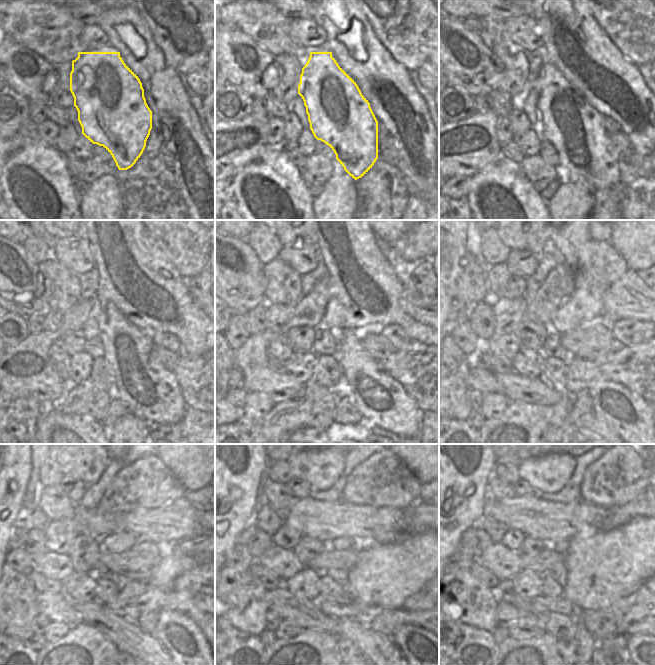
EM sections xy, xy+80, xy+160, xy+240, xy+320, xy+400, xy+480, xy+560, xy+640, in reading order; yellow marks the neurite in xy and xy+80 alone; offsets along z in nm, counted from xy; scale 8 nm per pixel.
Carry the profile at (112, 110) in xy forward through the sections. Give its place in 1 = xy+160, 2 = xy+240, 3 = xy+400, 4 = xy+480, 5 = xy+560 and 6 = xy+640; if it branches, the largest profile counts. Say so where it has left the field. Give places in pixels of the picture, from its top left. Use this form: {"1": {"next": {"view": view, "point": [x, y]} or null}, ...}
{"1": {"next": {"view": "xy+160", "point": [575, 129]}}, "2": {"next": {"view": "xy+240", "point": [148, 390]}}, "3": {"next": {"view": "xy+400", "point": [628, 414]}}, "4": {"next": {"view": "xy+480", "point": [185, 638]}}, "5": {"next": {"view": "xy+560", "point": [418, 646]}}, "6": {"next": {"view": "xy+640", "point": [640, 647]}}}

